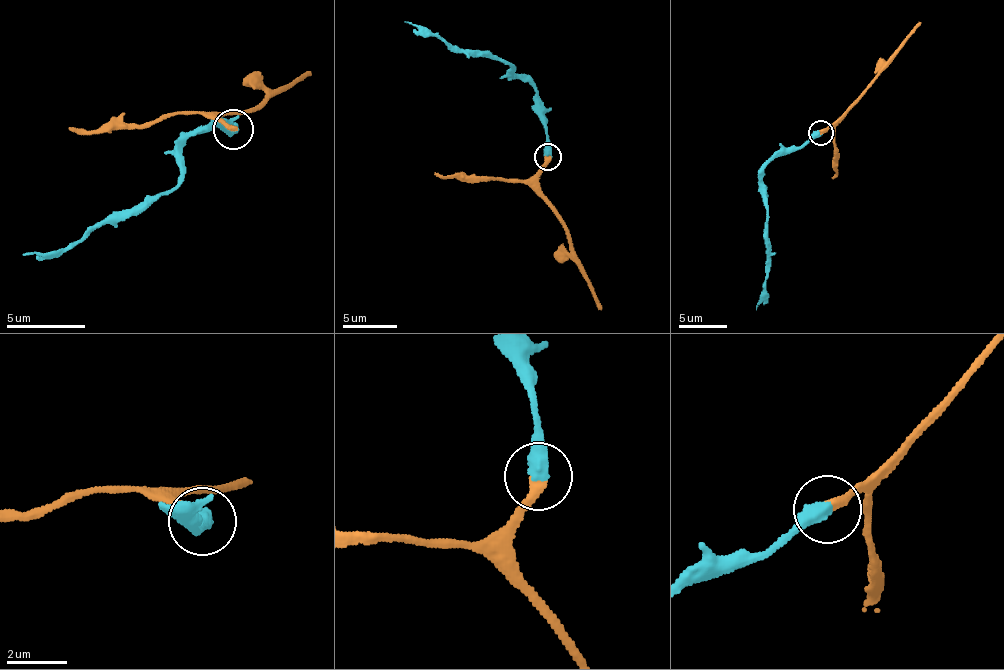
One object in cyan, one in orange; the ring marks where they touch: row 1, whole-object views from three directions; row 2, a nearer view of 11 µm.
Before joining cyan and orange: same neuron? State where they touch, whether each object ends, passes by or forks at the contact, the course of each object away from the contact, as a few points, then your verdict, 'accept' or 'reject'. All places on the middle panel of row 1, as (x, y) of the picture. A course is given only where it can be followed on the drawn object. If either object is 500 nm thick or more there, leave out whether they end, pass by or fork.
(548, 156) | cyan via (548, 155), (543, 128), (543, 102), (530, 84), (514, 76), (512, 65), (466, 54), (405, 22) | orange via (546, 155), (540, 193), (566, 230), (571, 258), (600, 310) | accept

